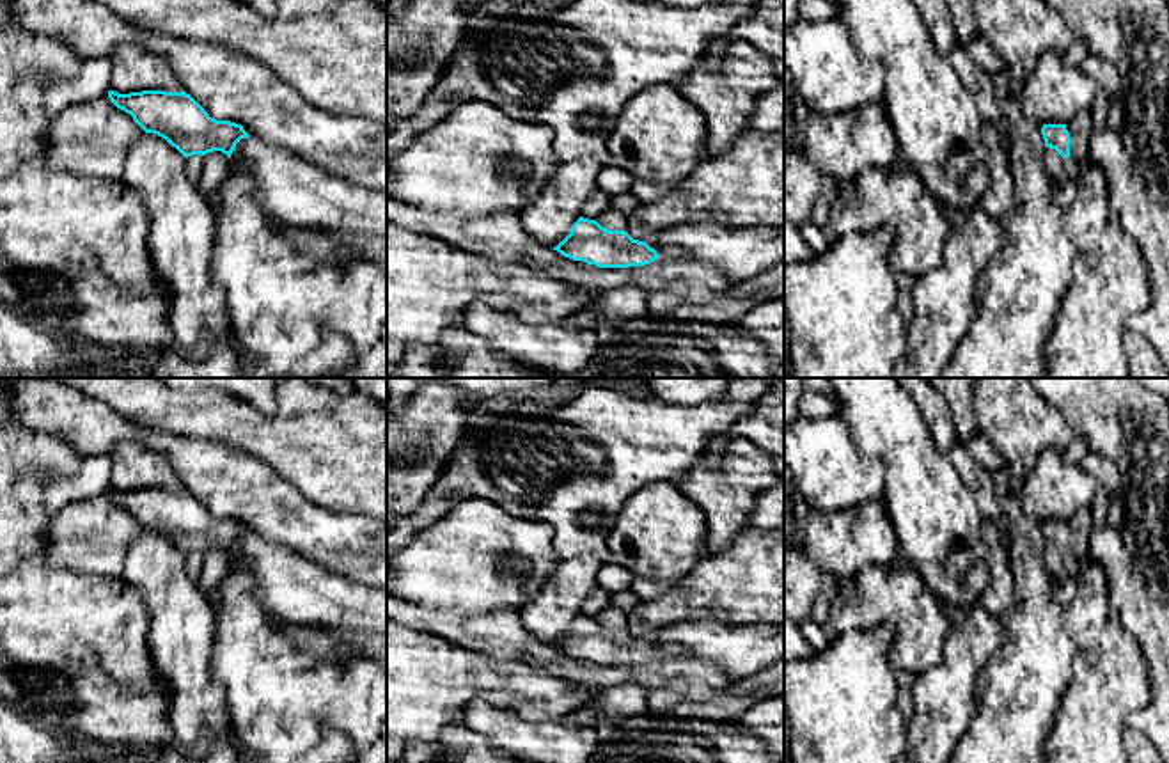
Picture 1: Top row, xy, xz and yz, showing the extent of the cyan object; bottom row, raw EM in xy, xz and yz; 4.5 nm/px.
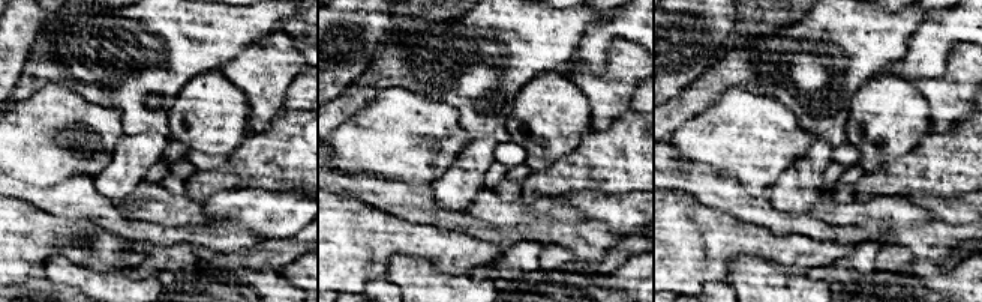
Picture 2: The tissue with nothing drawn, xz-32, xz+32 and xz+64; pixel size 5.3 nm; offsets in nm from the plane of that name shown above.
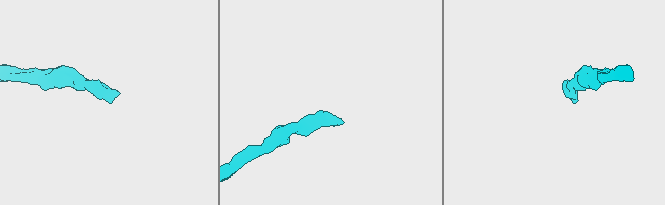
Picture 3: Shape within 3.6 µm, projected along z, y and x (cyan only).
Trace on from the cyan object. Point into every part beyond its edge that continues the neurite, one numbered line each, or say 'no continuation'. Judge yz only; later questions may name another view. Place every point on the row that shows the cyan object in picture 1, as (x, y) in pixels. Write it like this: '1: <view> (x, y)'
1: yz (1052, 160)

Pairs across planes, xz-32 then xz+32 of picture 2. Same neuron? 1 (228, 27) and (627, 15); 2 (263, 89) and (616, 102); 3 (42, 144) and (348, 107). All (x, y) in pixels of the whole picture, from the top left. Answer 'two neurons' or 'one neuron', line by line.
1: two neurons
2: one neuron
3: two neurons

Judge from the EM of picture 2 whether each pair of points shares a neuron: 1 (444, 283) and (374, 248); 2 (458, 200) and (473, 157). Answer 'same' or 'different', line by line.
1: different
2: same

